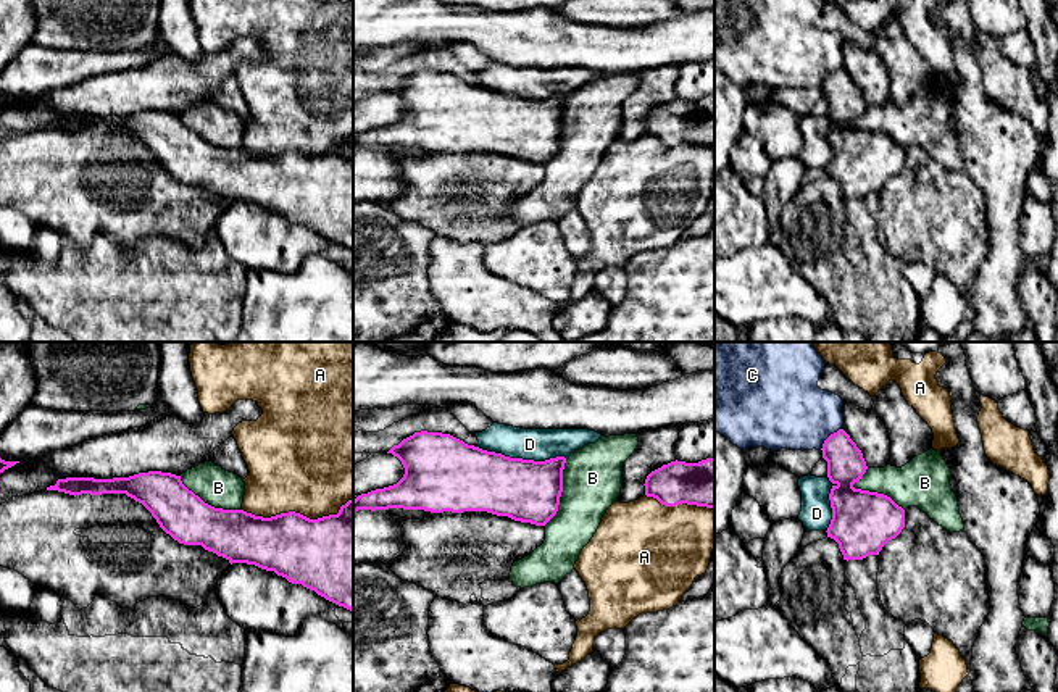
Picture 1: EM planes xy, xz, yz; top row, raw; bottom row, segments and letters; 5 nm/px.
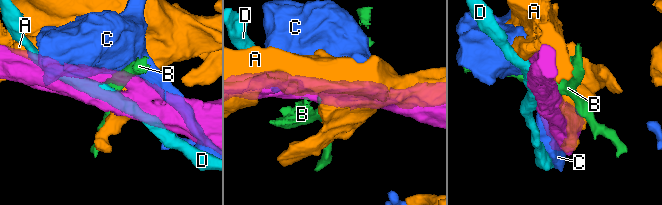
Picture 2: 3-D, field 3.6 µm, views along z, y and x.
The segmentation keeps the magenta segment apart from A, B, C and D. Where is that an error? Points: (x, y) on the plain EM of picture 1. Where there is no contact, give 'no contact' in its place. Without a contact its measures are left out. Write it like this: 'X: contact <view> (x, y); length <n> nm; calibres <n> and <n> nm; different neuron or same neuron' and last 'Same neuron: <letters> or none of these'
A: contact xy (297, 152); length 550 nm; calibres 360 and 500 nm; different neuron
B: contact yz (876, 131); length 300 nm; calibres 320 and 260 nm; different neuron
C: contact yz (828, 76); length 160 nm; calibres 190 and 380 nm; different neuron
D: contact xz (521, 97); length 440 nm; calibres 320 and 160 nm; different neuron
Same neuron: none of these

